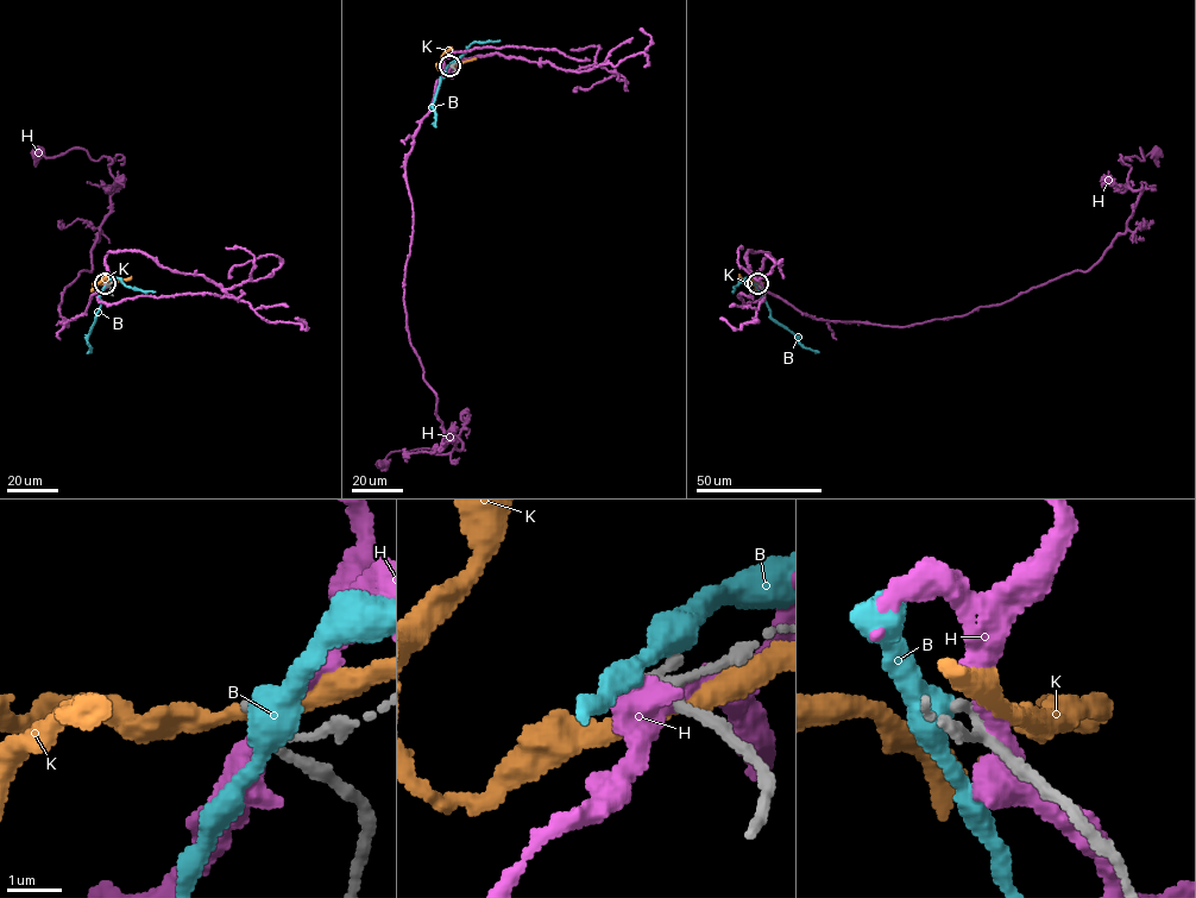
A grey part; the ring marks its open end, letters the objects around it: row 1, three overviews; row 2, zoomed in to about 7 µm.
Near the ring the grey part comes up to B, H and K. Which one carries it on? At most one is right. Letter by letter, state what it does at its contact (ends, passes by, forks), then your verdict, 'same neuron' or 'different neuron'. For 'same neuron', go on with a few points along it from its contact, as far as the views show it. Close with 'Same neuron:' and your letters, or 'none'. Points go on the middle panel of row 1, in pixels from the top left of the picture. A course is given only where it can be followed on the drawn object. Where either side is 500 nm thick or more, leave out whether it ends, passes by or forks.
B: different neuron
H: it passes by; different neuron
K: it passes by; different neuron
Same neuron: none

